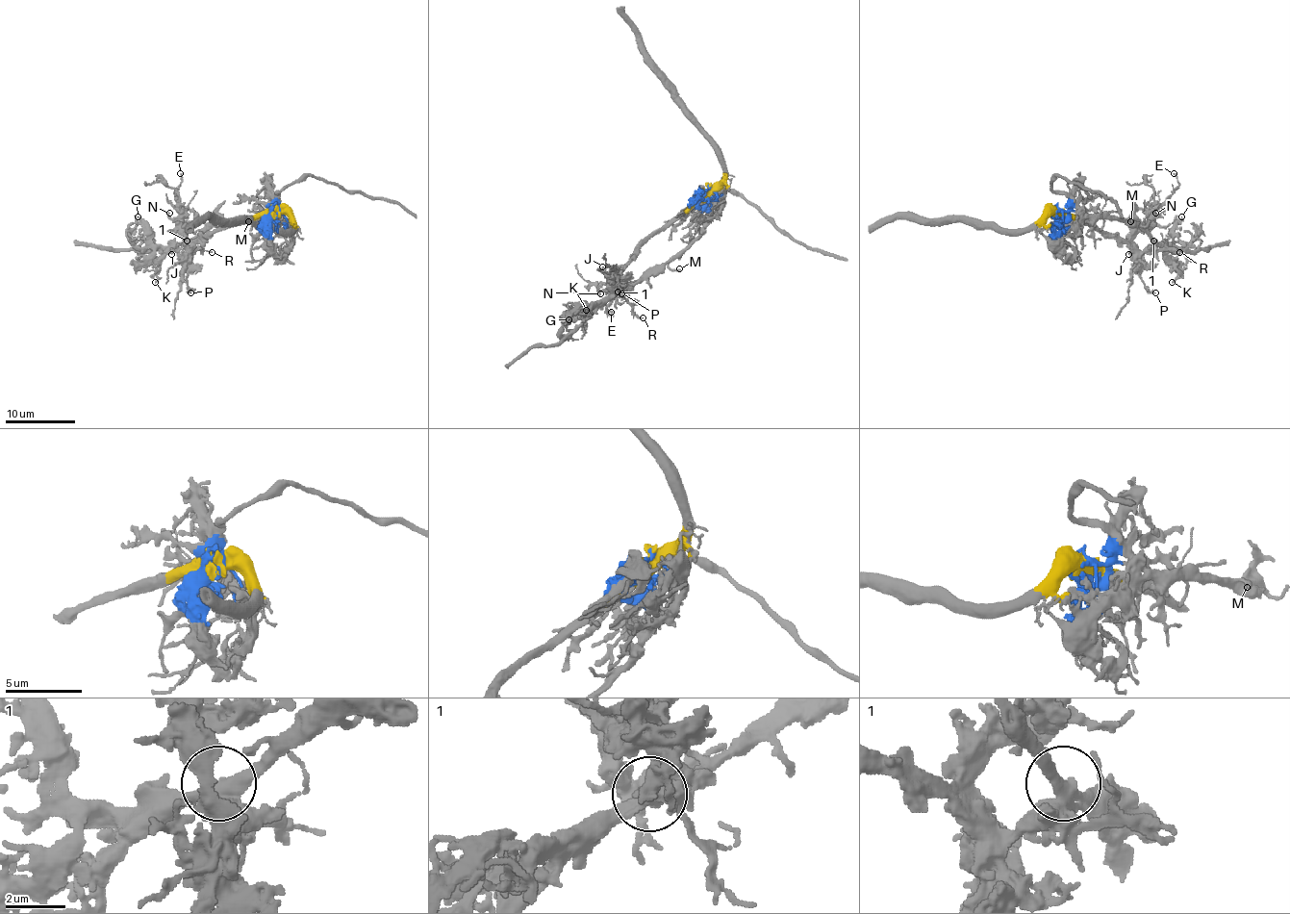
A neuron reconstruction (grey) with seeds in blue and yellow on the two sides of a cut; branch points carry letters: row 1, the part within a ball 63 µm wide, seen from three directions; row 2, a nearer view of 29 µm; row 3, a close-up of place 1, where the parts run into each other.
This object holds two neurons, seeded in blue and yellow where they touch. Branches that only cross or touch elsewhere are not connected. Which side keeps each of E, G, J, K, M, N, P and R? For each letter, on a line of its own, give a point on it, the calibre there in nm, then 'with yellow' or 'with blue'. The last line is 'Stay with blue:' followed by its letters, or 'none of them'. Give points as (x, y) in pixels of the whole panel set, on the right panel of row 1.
E: at (1174, 173); 130 nm thick; with yellow
G: at (1181, 216); 200 nm thick; with blue
J: at (1128, 254); 150 nm thick; with yellow
K: at (1172, 282); 130 nm thick; with blue
M: at (1130, 221); 180 nm thick; with blue
N: at (1155, 213); 190 nm thick; with yellow
P: at (1155, 292); 200 nm thick; with yellow
R: at (1179, 252); 130 nm thick; with yellow
Stay with blue: G, K, M

